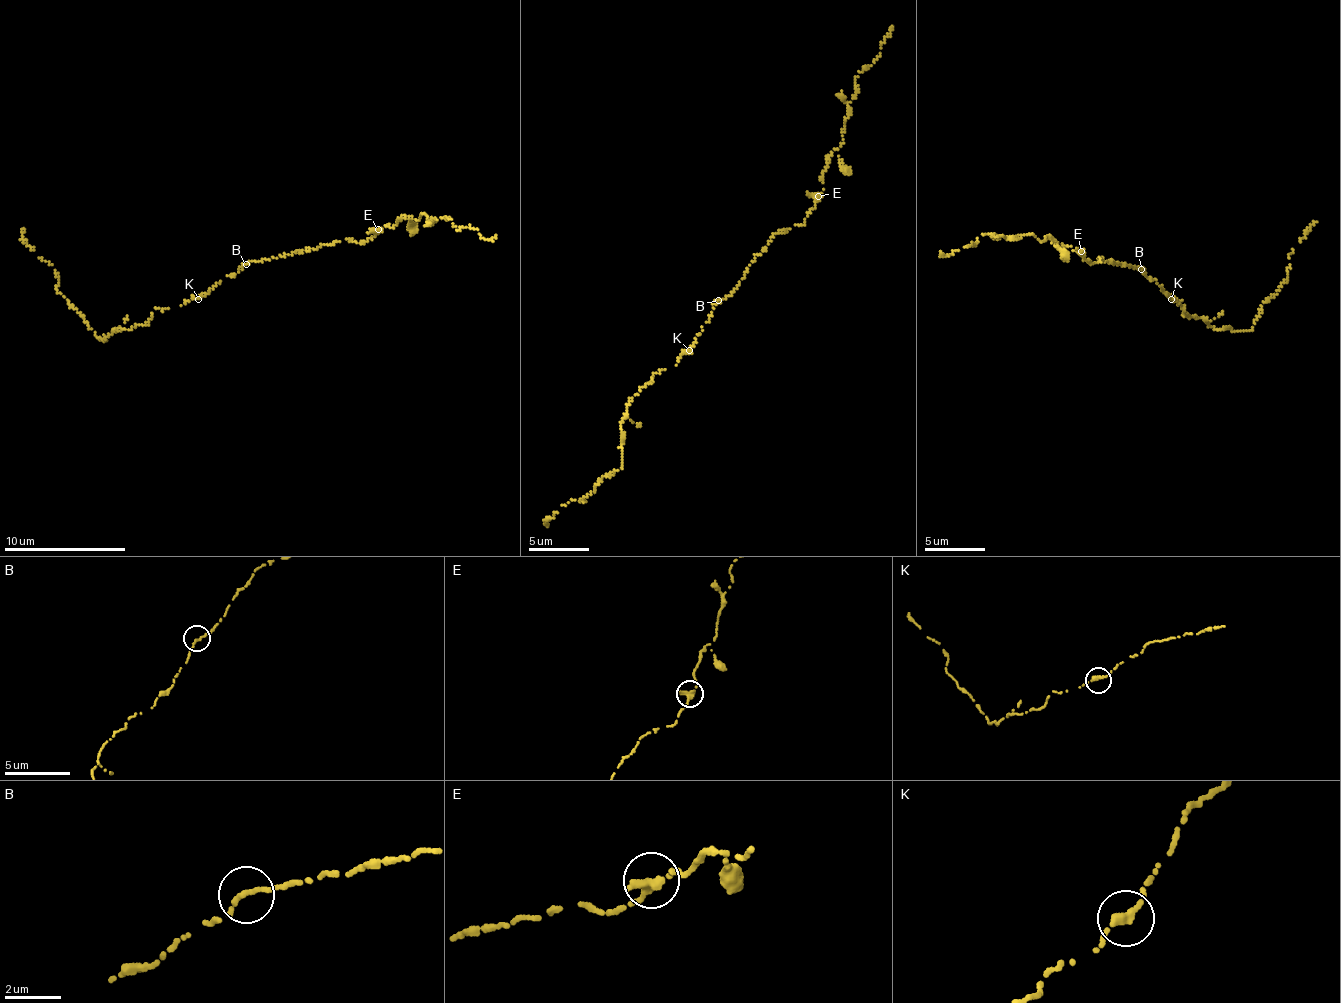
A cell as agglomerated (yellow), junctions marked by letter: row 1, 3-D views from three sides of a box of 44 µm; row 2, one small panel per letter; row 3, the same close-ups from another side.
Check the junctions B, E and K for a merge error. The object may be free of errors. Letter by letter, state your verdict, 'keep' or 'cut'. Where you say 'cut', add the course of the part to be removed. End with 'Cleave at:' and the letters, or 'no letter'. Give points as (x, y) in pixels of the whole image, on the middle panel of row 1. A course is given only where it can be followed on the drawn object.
B: keep
E: keep
K: keep
Cleave at: no letter

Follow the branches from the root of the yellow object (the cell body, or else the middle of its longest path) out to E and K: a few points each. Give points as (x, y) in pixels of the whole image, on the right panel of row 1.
E: (1144, 269), (1114, 264), (1099, 257), (1098, 262), (1091, 264), (1082, 250)
K: (1144, 269), (1143, 274), (1155, 279), (1171, 299)

